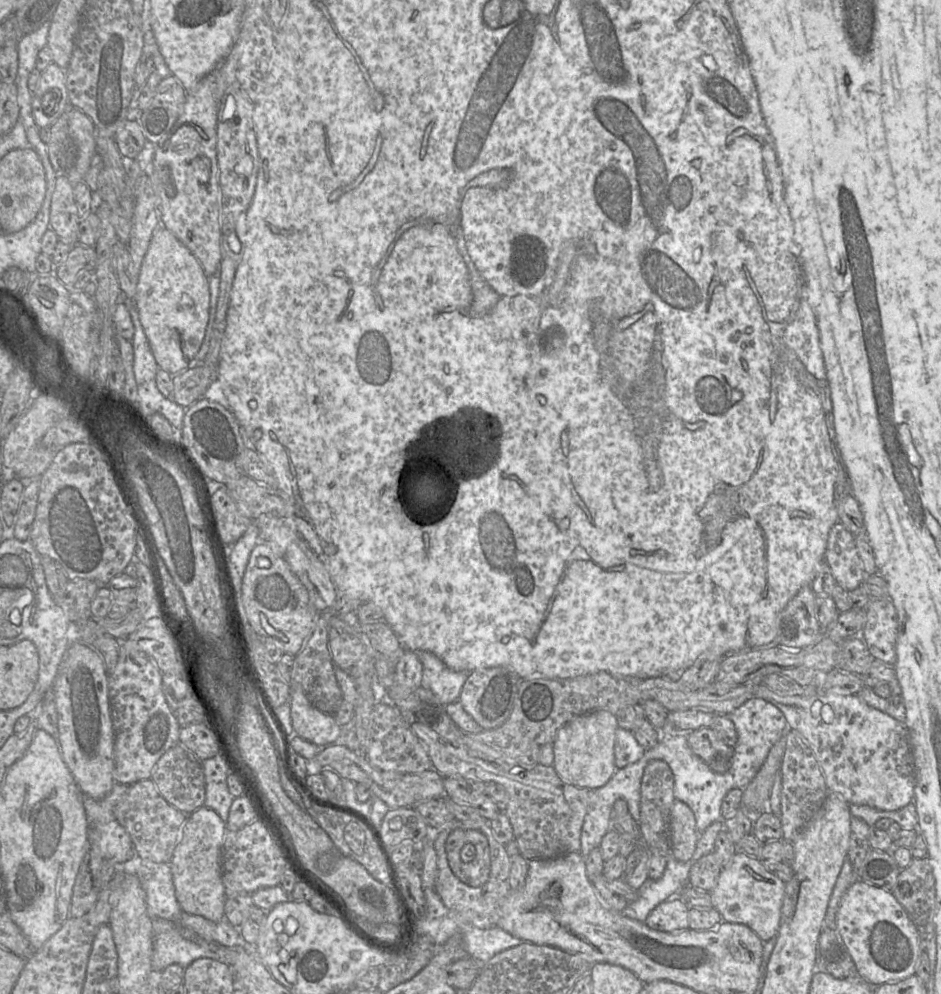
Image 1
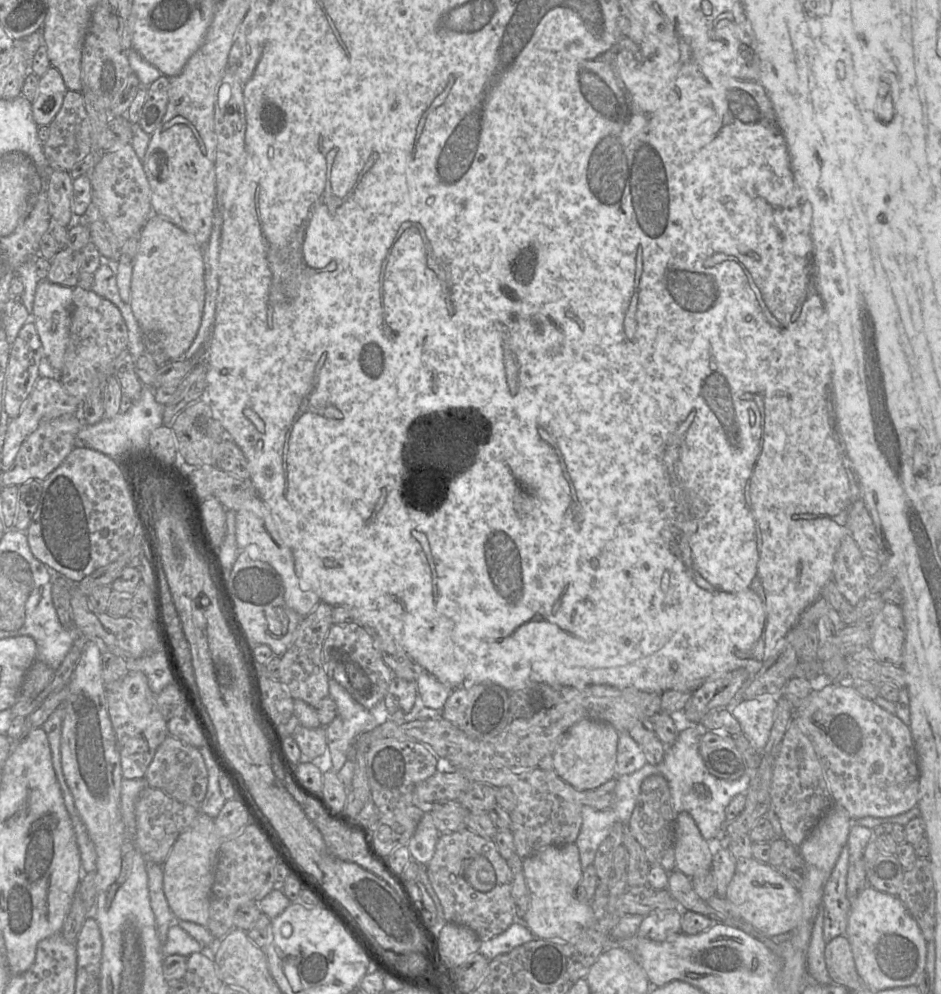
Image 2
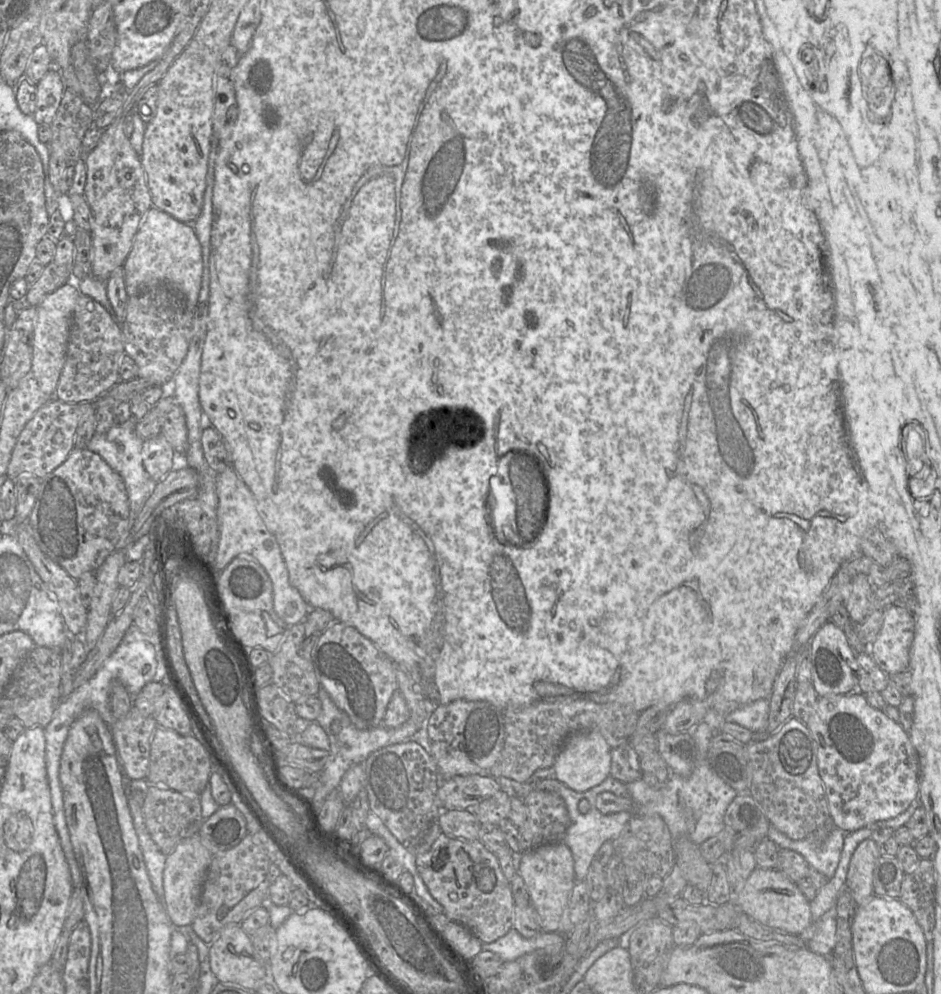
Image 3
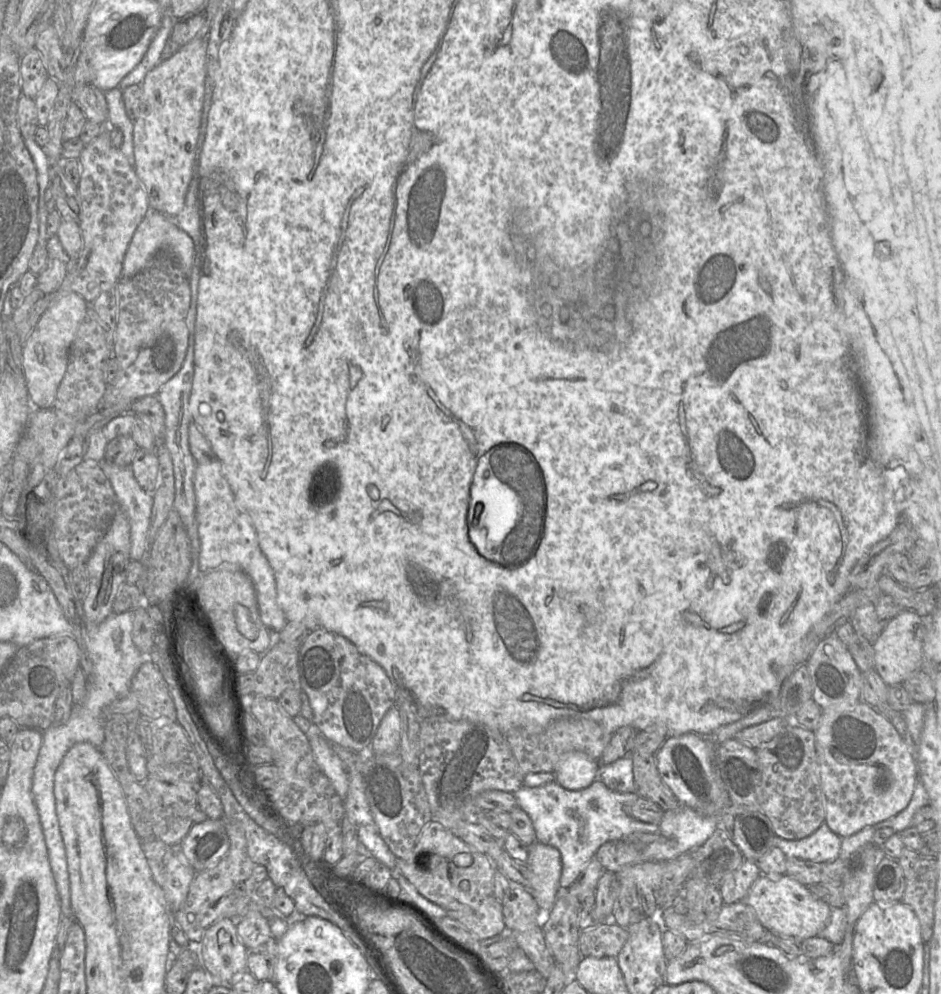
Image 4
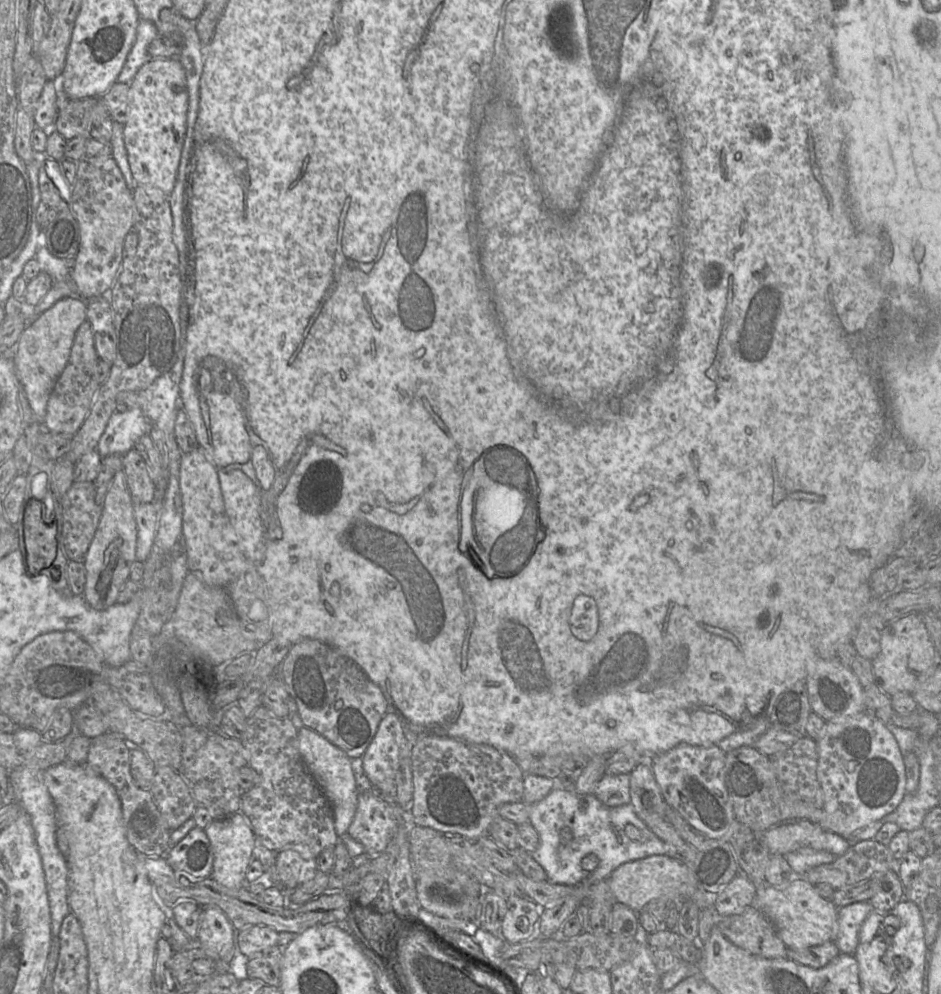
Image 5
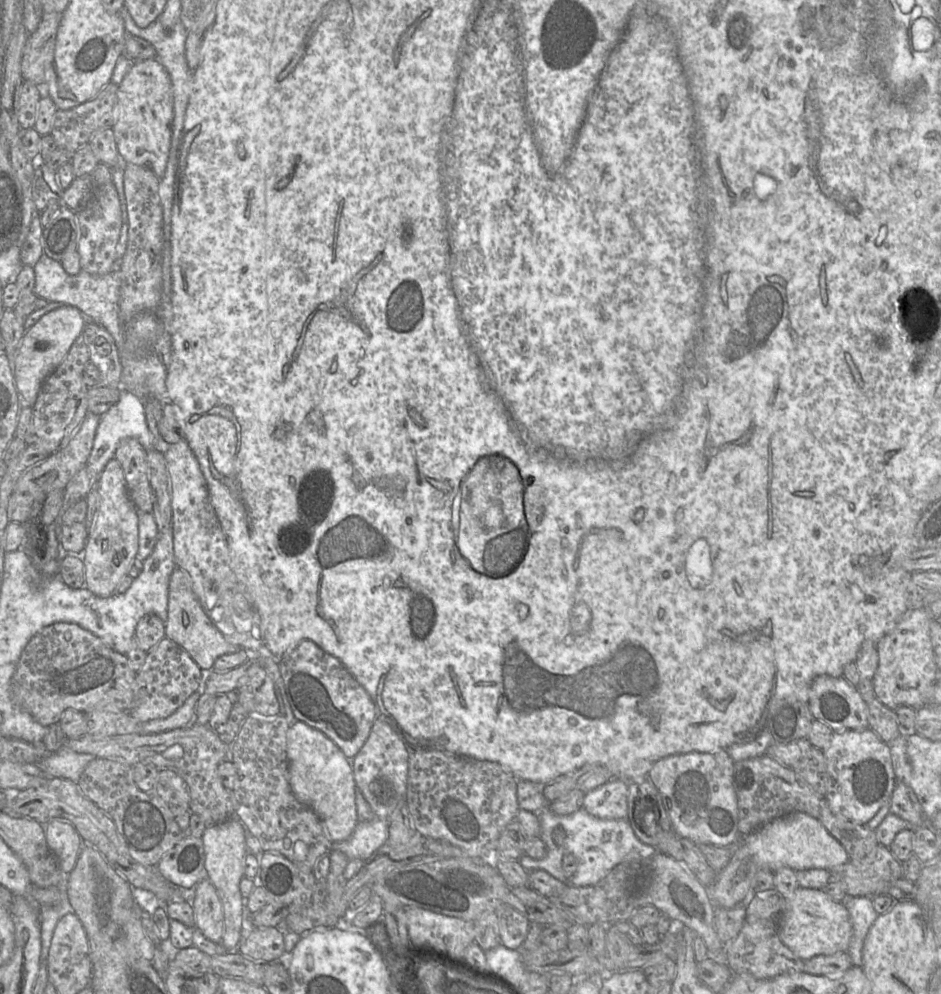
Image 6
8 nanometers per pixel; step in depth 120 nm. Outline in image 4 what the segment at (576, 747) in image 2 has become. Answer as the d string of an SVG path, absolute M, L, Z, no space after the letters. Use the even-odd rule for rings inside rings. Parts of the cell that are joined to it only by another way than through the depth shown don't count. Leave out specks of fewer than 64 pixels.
M570 751L559 759L554 775L555 781L568 790L582 790L599 776L599 761L580 751Z

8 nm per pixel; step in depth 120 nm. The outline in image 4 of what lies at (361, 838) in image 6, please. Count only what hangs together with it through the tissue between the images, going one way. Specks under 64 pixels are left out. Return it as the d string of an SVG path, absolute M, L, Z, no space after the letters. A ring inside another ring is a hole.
M349 770L349 787L344 799L345 816L355 826L375 825L360 771Z

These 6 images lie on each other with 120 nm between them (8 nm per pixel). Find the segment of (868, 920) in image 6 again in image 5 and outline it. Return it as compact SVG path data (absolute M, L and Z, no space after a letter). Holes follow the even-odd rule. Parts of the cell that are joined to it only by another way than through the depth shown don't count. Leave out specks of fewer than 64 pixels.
M869 901L855 902L838 908L838 932L833 942L840 953L855 954L861 926L872 910Z

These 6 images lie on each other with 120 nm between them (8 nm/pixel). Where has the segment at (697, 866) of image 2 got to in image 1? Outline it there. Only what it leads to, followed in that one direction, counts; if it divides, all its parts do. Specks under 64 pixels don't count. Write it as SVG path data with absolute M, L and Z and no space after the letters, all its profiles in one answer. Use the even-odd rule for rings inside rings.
M676 800L671 809L671 854L681 862L691 859L700 833L692 810Z

